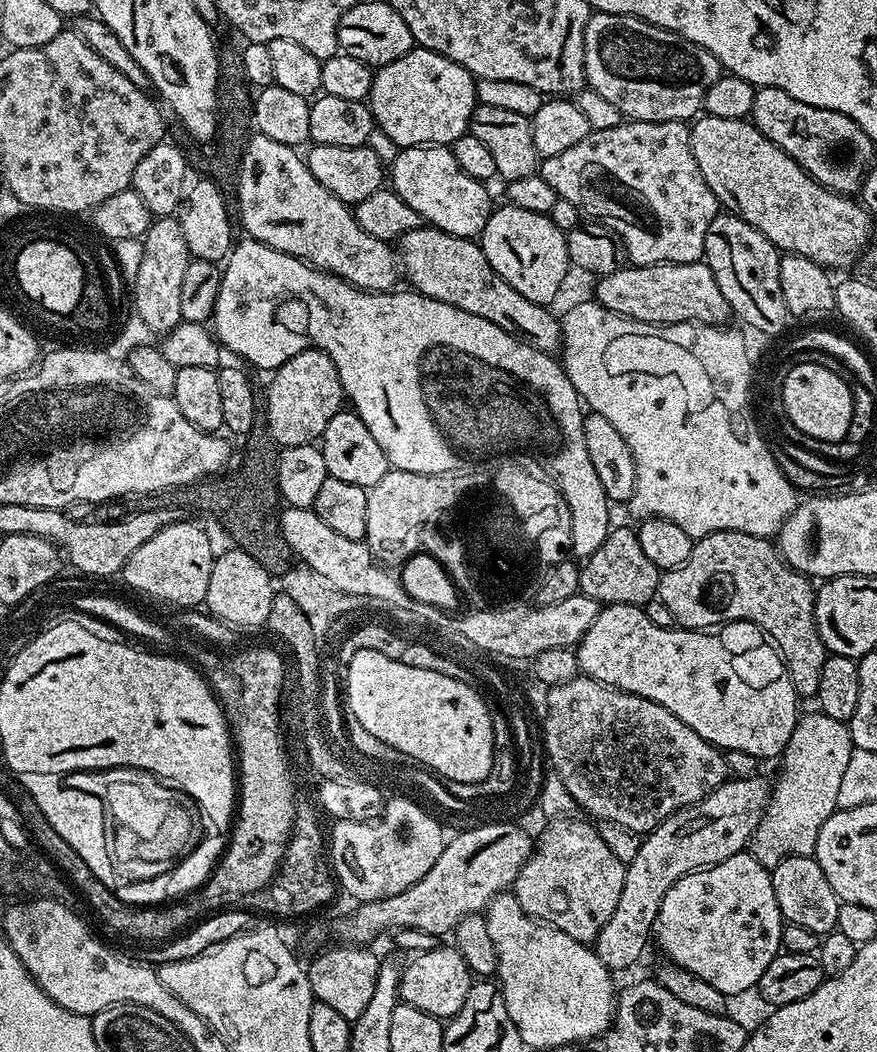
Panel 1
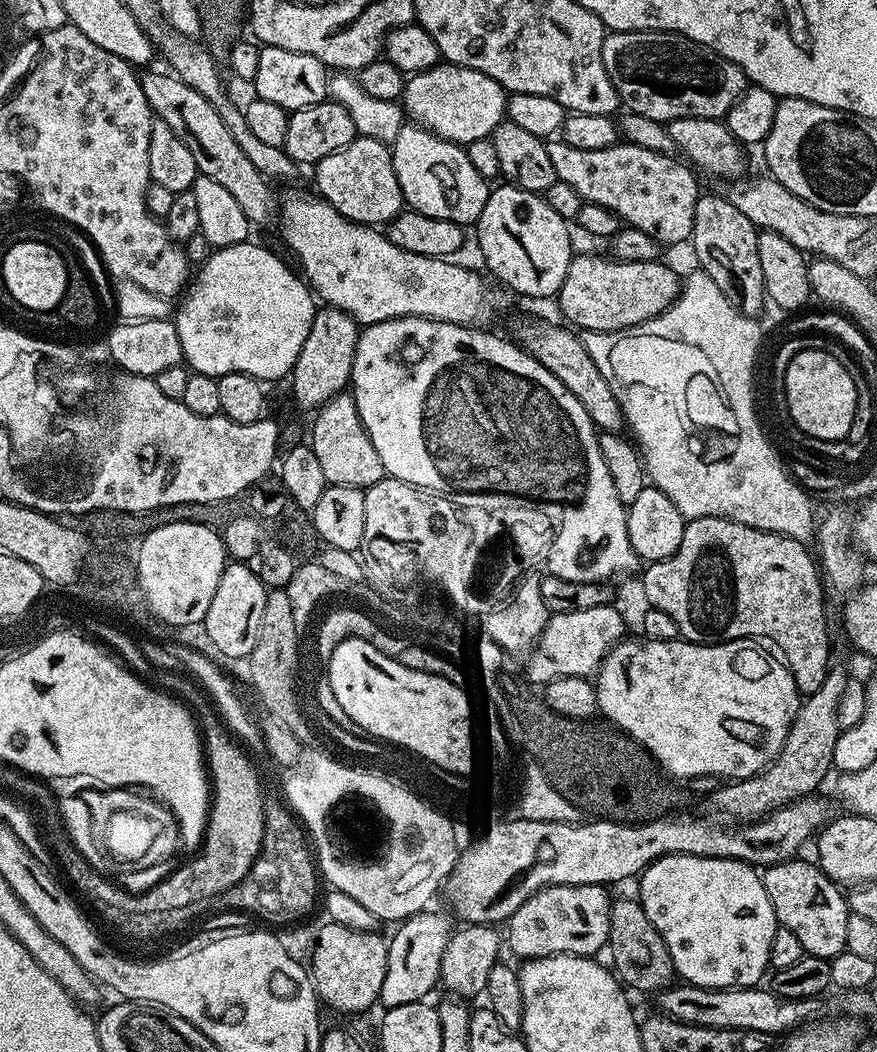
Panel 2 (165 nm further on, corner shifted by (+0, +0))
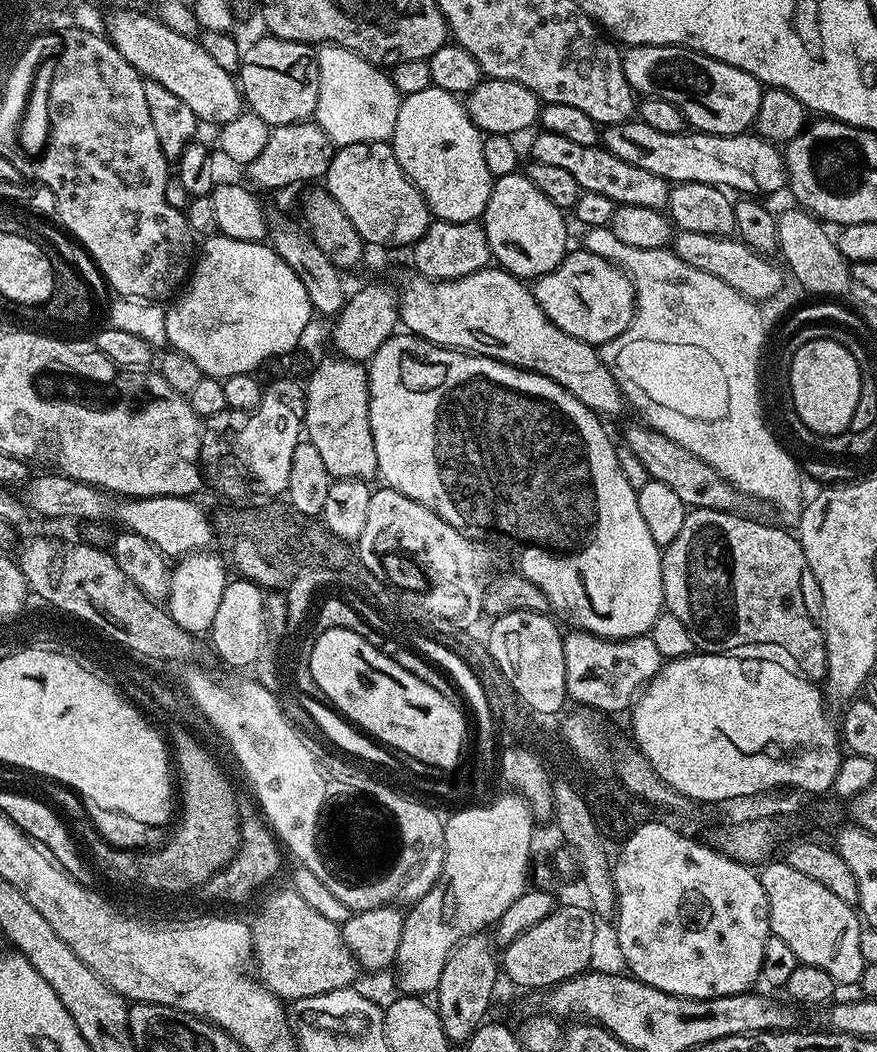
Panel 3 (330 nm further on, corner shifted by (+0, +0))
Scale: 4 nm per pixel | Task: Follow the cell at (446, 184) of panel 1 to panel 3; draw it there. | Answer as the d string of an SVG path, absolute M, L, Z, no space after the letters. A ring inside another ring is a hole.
M433 86L401 99L398 122L394 122L394 134L390 141L394 158L398 158L398 166L402 166L406 178L410 178L410 182L422 194L428 211L435 219L470 222L479 221L483 217L494 183L494 177L482 155L484 137L485 133L469 118L465 101L452 92Z

